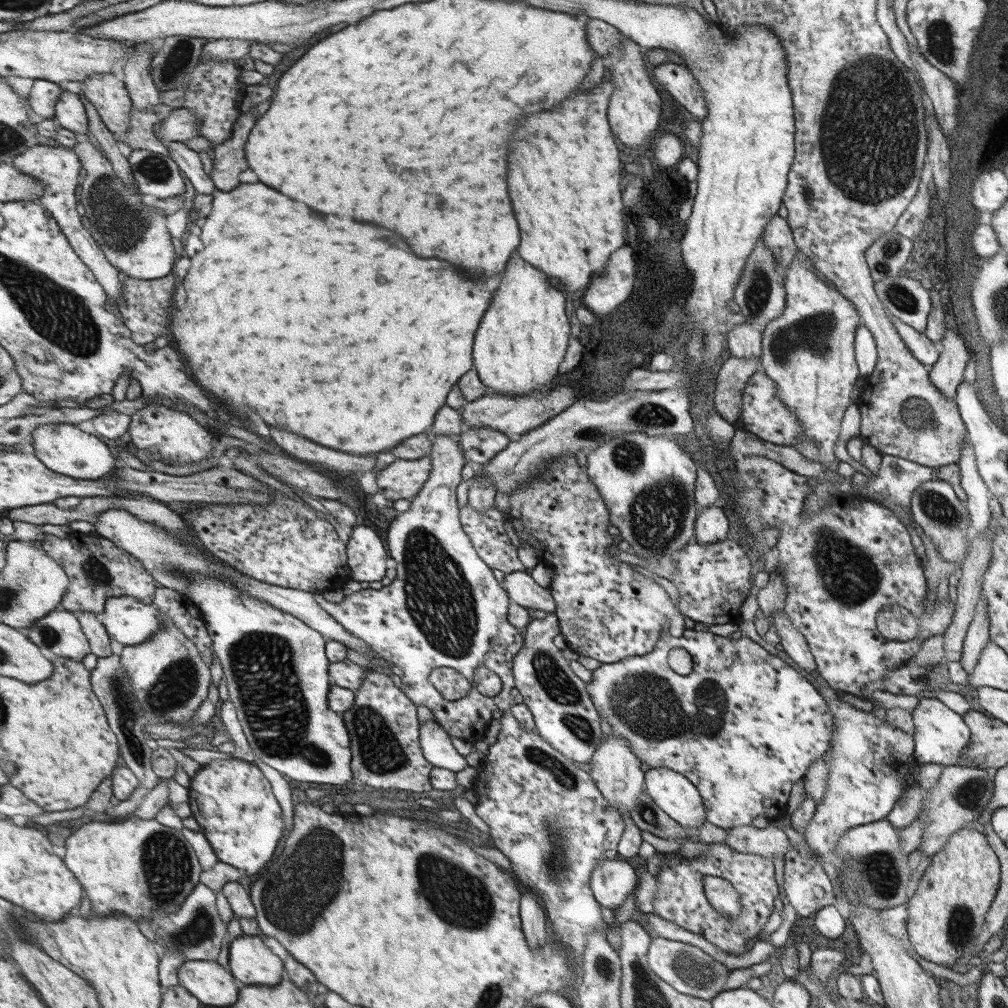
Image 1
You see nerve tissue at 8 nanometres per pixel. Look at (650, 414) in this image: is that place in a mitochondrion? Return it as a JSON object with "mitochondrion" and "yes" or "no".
{"mitochondrion":"yes"}

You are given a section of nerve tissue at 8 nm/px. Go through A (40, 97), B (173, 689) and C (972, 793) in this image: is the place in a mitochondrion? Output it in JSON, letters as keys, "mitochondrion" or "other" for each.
{"A":"other","B":"mitochondrion","C":"mitochondrion"}

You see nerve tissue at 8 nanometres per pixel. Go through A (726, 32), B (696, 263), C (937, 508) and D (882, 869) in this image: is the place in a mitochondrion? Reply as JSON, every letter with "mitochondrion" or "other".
{"A":"other","B":"other","C":"mitochondrion","D":"mitochondrion"}

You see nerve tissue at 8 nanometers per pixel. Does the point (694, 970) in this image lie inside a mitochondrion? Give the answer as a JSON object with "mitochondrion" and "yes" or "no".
{"mitochondrion":"yes"}

